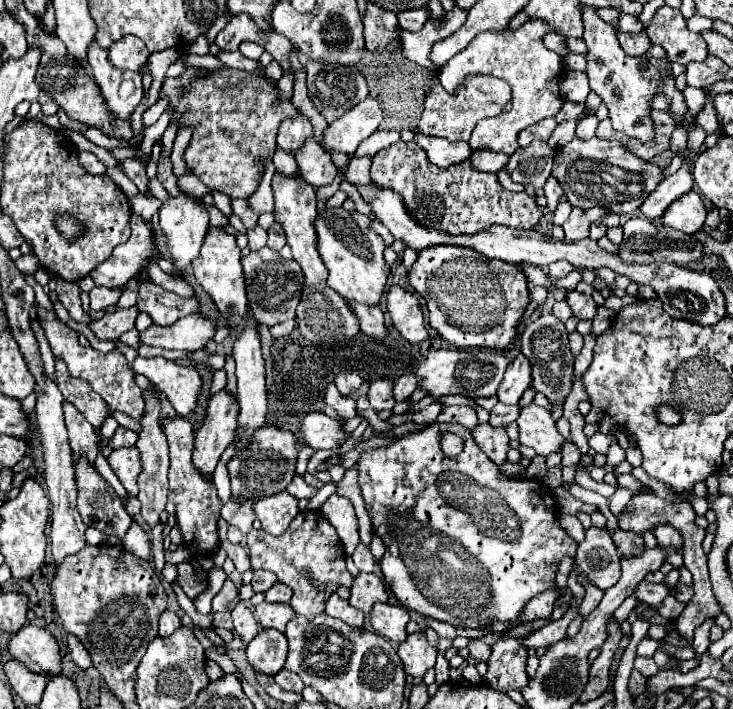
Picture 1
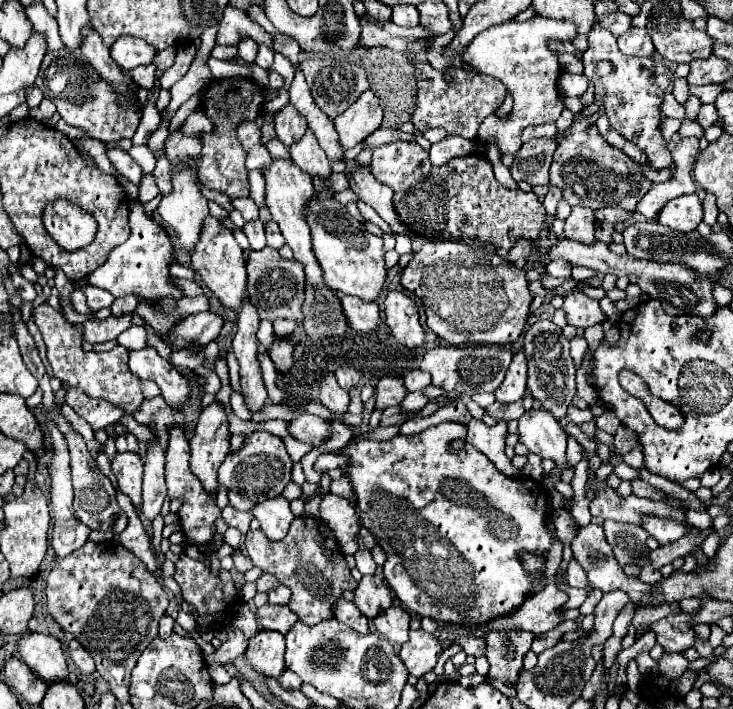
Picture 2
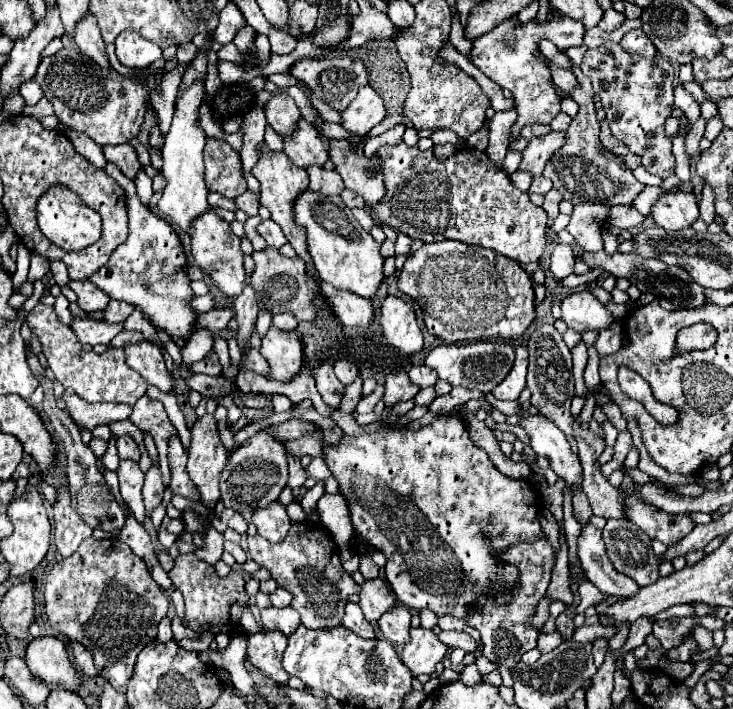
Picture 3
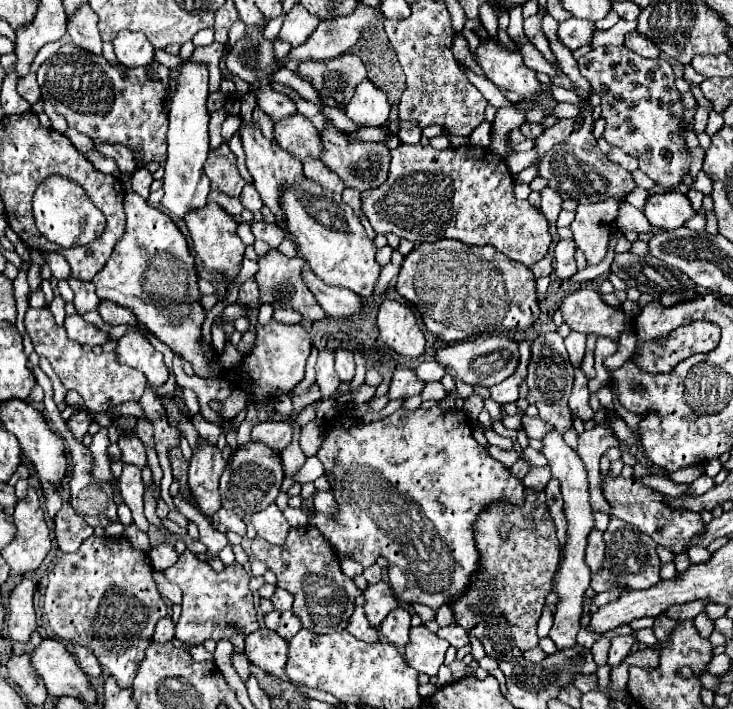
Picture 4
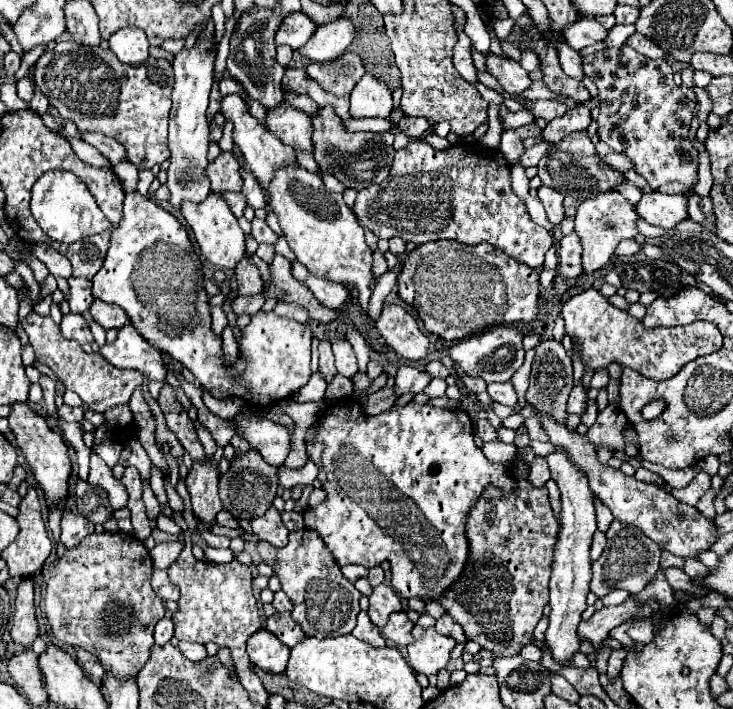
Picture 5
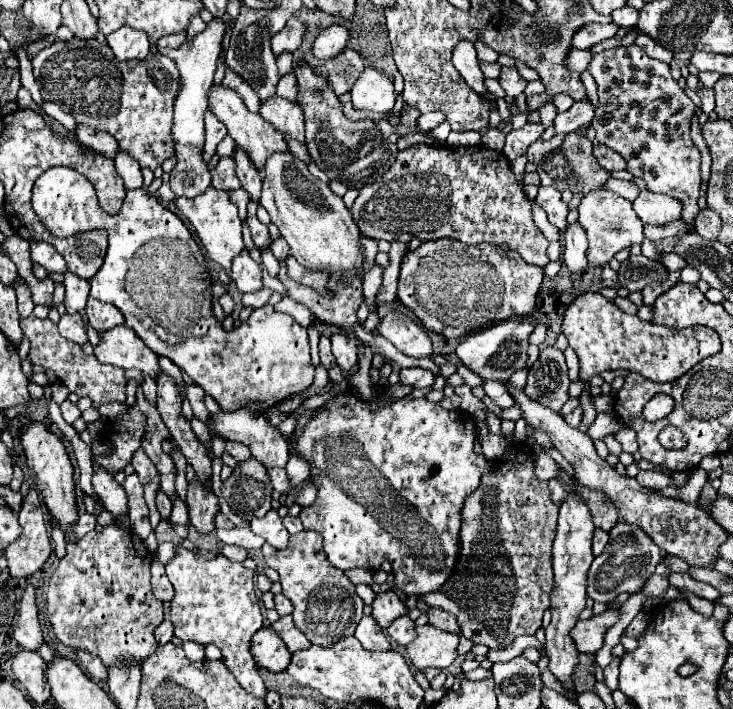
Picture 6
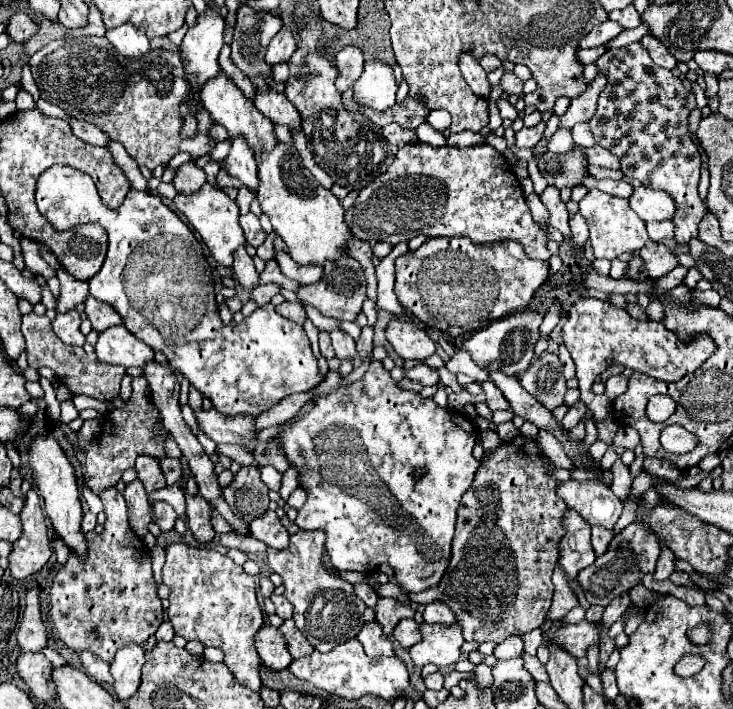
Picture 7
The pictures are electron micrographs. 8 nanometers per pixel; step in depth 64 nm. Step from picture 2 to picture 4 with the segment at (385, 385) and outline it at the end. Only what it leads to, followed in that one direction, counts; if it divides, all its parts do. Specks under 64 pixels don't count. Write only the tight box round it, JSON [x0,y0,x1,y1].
[390,368,426,400]

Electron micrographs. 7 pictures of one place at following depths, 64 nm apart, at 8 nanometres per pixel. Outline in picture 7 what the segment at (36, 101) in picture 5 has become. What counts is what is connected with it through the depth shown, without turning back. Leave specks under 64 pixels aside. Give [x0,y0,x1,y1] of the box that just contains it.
[20,64,40,101]

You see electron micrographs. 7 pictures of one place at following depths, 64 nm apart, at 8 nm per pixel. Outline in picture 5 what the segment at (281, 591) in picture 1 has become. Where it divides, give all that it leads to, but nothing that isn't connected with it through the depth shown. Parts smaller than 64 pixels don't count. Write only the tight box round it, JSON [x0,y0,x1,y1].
[272,590,292,612]

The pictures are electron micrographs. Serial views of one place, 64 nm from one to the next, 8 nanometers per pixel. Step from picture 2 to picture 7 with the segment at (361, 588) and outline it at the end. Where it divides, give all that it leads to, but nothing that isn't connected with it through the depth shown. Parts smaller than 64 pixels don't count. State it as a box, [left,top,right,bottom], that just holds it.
[374,598,414,636]

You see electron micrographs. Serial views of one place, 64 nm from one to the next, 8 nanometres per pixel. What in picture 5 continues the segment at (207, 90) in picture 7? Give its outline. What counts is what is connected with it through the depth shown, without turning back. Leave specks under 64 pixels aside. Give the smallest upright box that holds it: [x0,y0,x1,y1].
[220,94,296,184]

